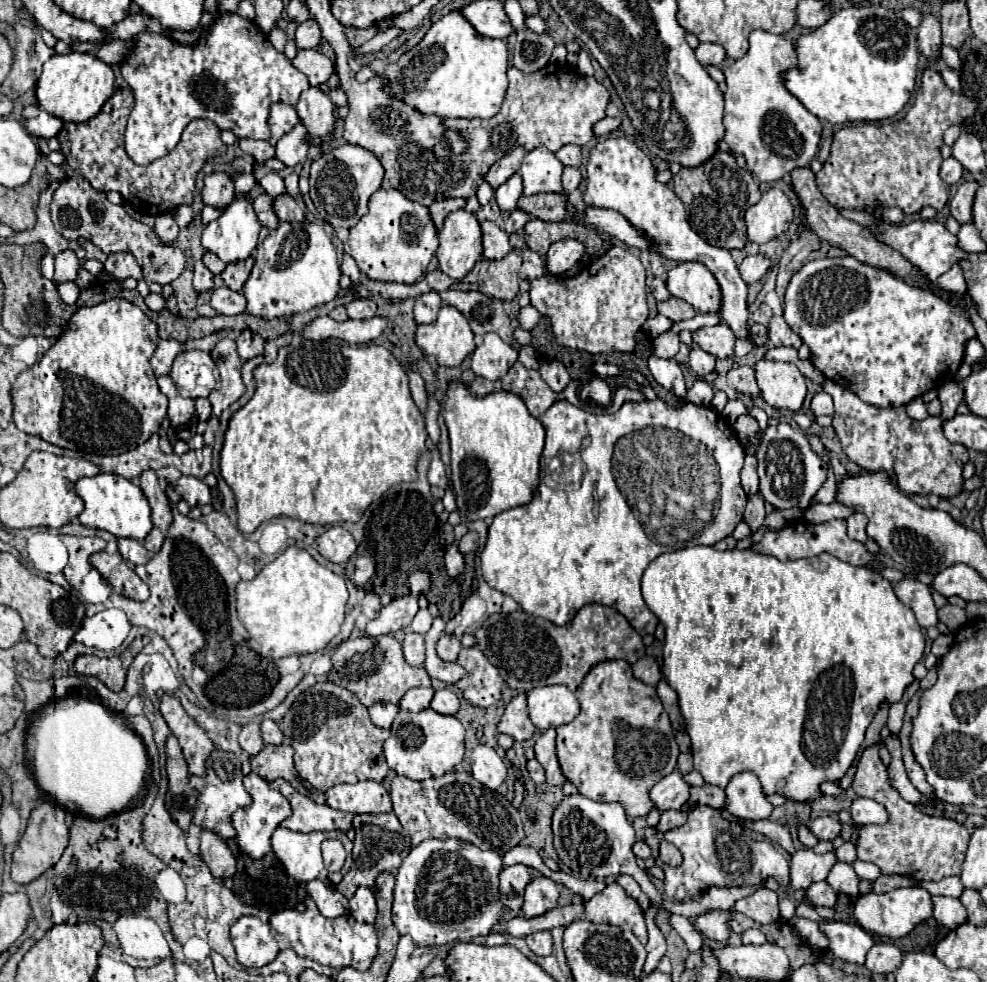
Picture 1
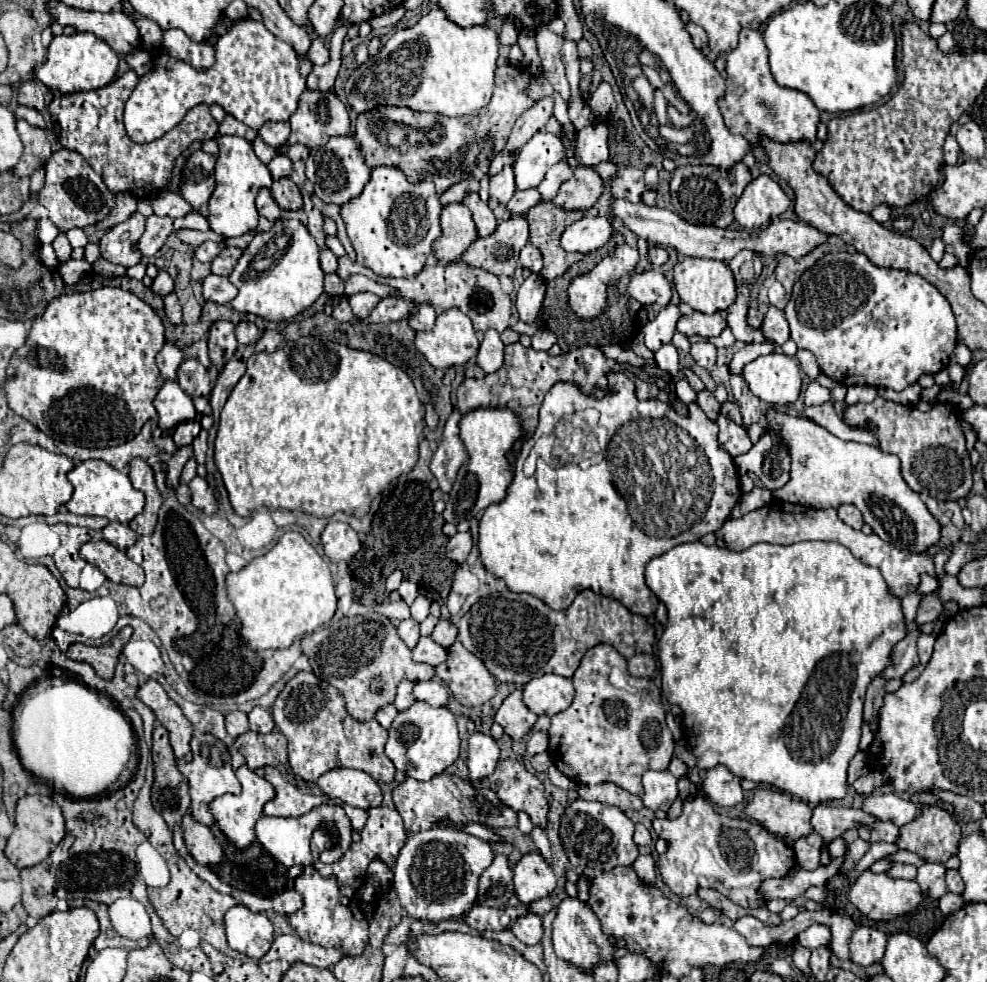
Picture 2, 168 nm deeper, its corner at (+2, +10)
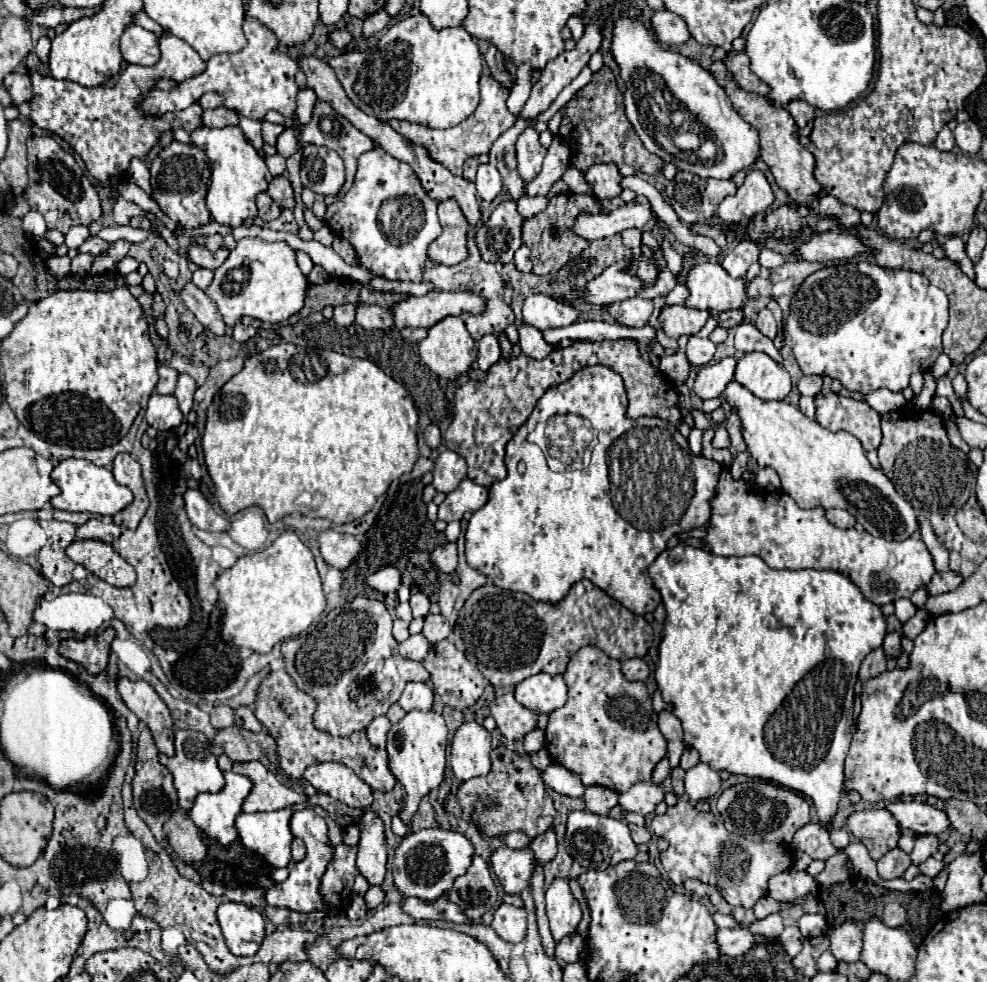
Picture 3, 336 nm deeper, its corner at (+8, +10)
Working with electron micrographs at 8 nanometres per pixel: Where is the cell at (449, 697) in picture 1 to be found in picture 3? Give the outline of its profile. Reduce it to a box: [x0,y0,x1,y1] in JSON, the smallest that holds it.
[398,683,432,711]

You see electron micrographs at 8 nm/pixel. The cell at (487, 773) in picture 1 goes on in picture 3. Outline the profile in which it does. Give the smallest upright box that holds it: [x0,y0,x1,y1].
[452,721,490,781]

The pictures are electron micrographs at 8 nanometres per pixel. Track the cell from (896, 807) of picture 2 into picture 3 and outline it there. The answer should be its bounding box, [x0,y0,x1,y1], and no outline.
[886,801,950,835]

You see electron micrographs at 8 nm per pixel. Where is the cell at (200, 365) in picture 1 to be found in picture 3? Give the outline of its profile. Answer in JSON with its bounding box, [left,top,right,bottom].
[174,375,196,415]

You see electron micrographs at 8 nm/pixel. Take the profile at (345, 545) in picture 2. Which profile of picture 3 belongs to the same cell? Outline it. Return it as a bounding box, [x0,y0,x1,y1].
[318,529,360,571]

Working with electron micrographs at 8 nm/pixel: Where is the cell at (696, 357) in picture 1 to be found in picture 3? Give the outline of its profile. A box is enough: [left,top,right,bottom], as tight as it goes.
[686,335,716,367]

